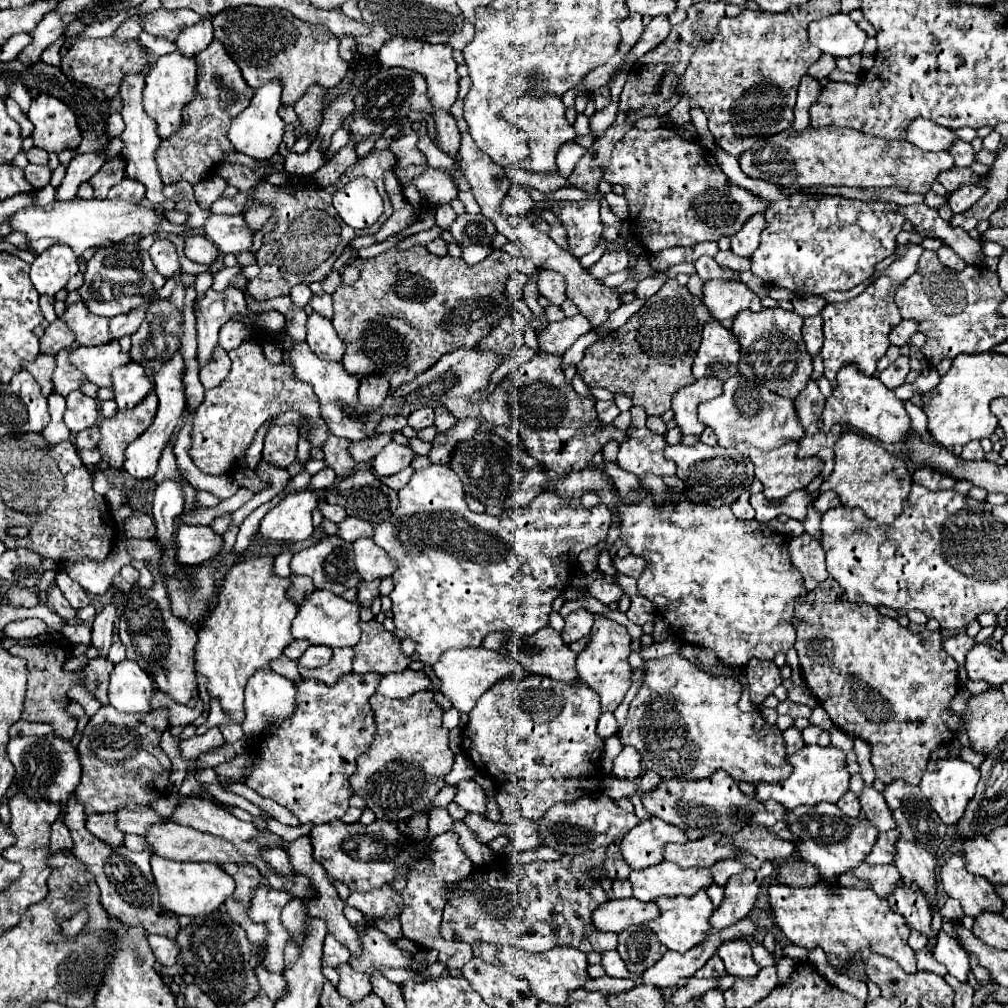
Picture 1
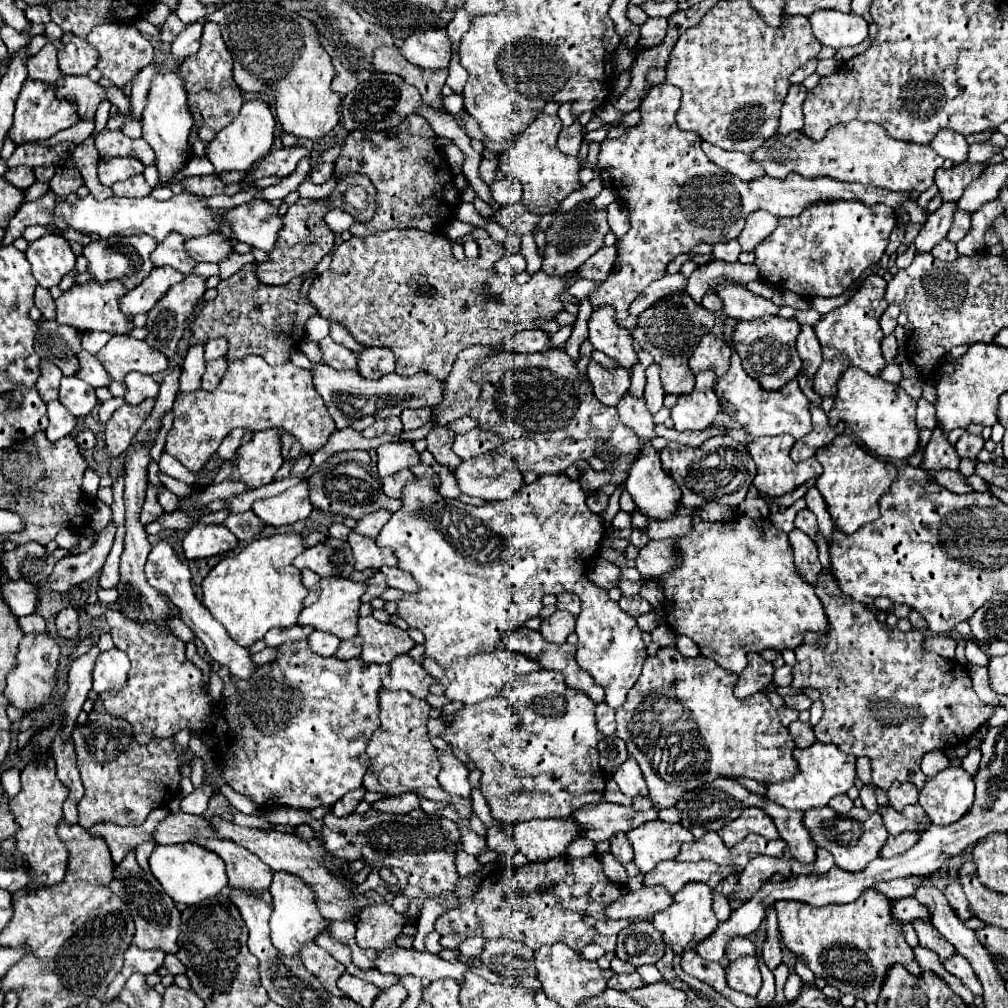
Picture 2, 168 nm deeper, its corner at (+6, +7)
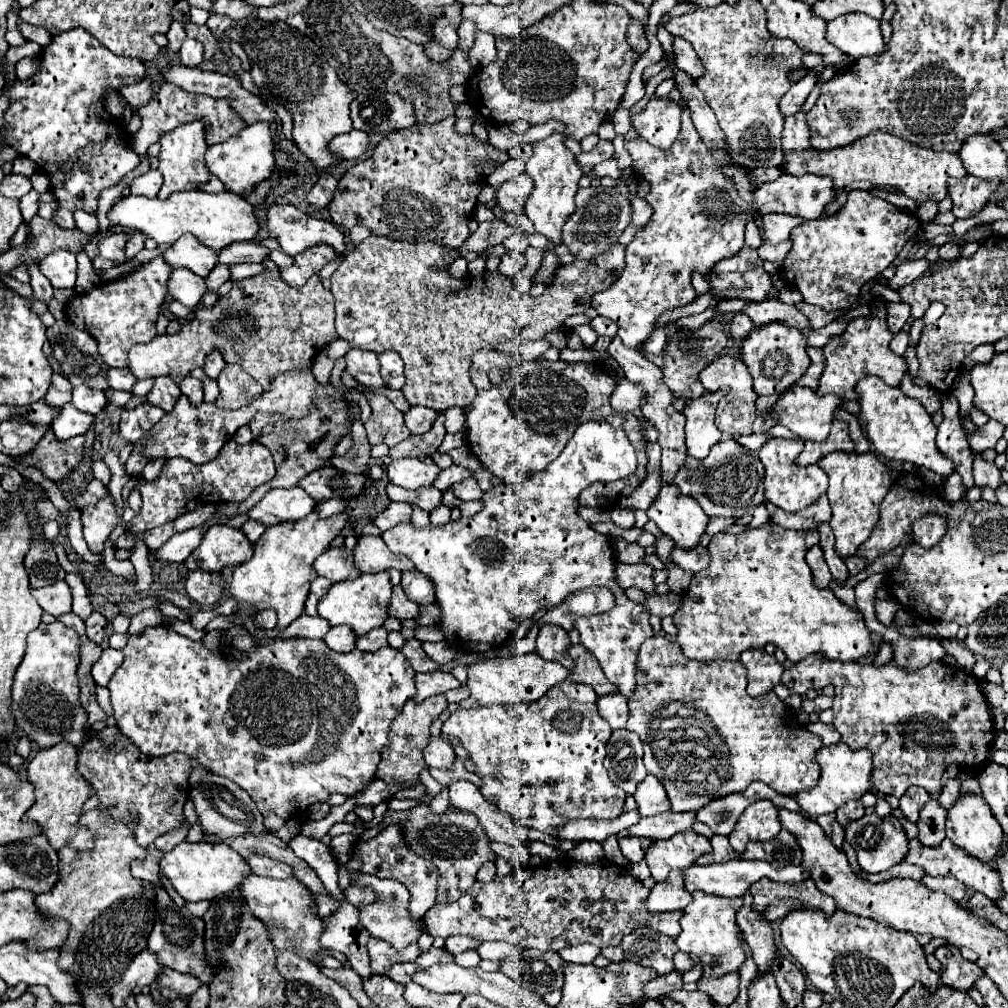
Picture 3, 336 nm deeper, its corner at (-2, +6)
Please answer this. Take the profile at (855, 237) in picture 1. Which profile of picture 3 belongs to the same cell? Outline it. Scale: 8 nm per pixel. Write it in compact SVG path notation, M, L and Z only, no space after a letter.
M851 191L849 199L843 209L839 209L835 215L827 219L815 219L815 221L803 221L799 227L793 229L791 241L793 249L789 251L783 265L783 277L787 283L801 291L803 301L811 305L819 305L827 311L837 311L853 305L859 297L861 287L875 279L885 267L889 267L903 245L911 241L919 233L919 221L911 213L899 211L895 205L887 203L885 199L879 199L871 195L869 191Z

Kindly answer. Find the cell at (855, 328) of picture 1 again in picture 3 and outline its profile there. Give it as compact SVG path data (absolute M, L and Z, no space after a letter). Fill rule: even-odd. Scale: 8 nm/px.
M879 303L879 307L875 307L875 311L869 317L859 317L853 319L847 327L847 331L841 337L831 339L831 343L827 343L827 347L823 349L825 353L825 371L819 379L819 389L817 395L839 395L841 399L847 401L857 401L857 391L855 385L867 377L867 375L877 375L881 377L887 385L891 387L899 387L903 375L907 373L907 363L903 357L895 355L889 349L889 341L893 339L893 333L887 327L887 311L885 311L885 303ZM881 307L881 317L877 317L877 309Z

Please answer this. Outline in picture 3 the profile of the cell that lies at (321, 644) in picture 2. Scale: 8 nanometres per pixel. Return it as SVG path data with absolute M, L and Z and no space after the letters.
M339 625L339 627L331 627L329 633L325 635L325 643L339 653L349 653L355 649L355 639L357 635L351 631L351 627Z

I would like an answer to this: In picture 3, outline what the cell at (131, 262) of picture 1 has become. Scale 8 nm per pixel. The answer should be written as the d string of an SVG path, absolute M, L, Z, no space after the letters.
M113 233L105 235L97 243L101 257L111 259L111 261L125 261L125 233Z

